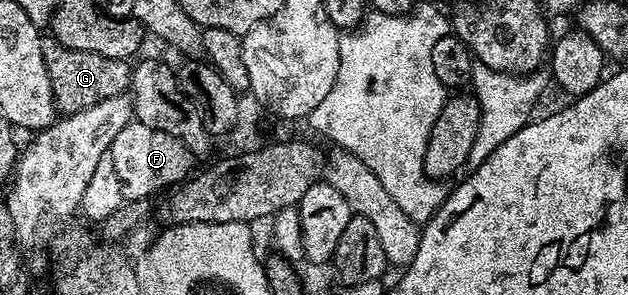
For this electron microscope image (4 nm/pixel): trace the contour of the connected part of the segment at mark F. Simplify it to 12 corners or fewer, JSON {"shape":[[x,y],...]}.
{"shape":[[130,122],[107,154],[129,200],[194,171],[185,143]]}

